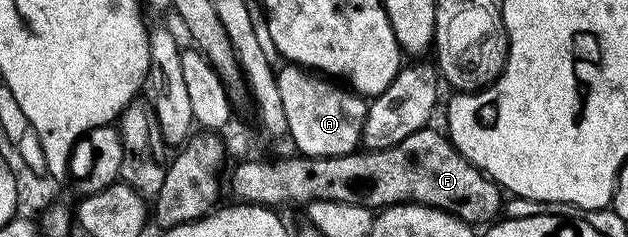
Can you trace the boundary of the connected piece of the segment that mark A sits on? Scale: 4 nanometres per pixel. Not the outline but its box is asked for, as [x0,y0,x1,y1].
[276,63,366,157]

